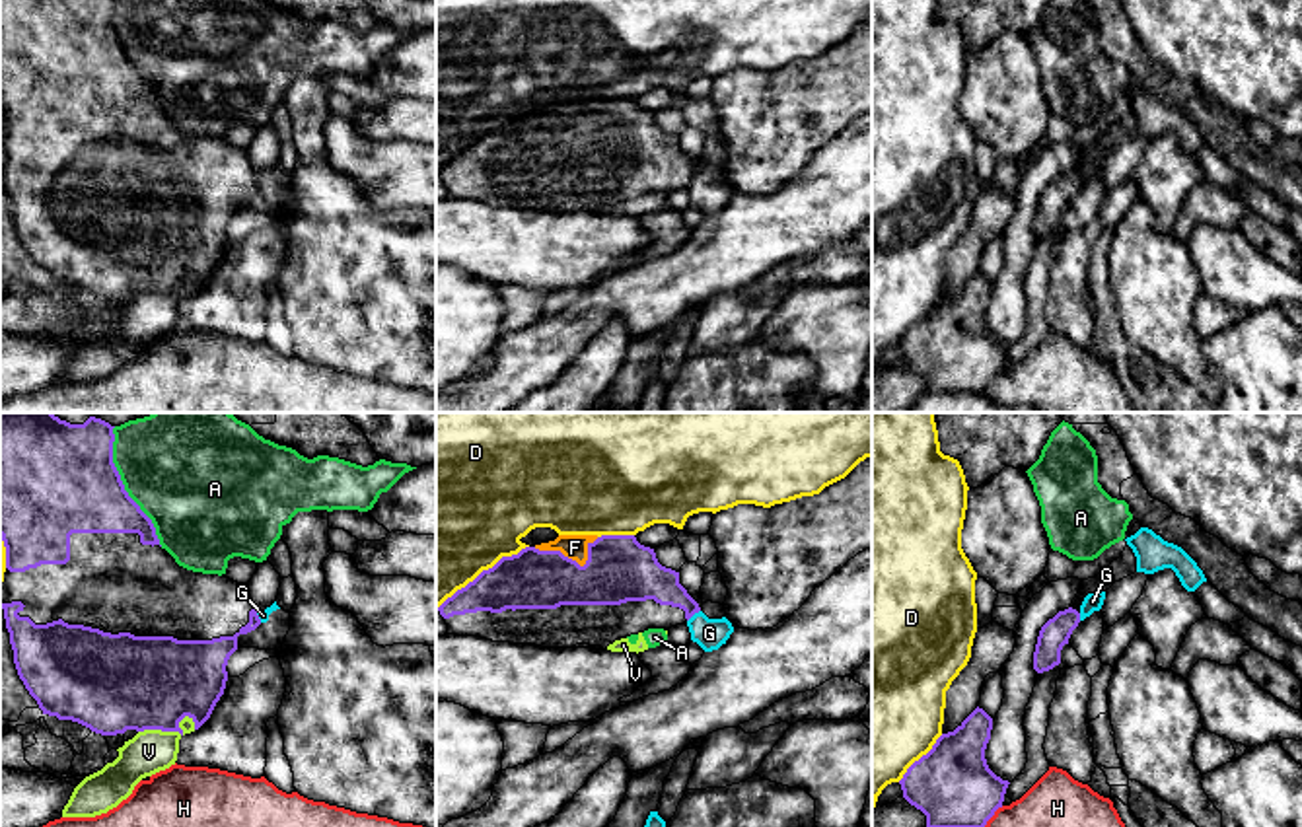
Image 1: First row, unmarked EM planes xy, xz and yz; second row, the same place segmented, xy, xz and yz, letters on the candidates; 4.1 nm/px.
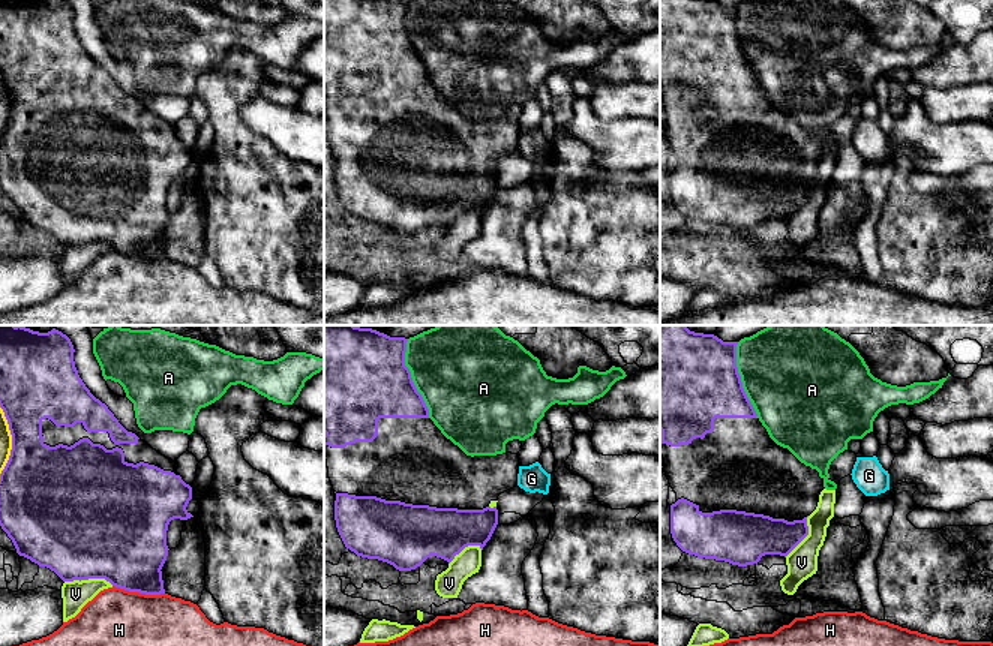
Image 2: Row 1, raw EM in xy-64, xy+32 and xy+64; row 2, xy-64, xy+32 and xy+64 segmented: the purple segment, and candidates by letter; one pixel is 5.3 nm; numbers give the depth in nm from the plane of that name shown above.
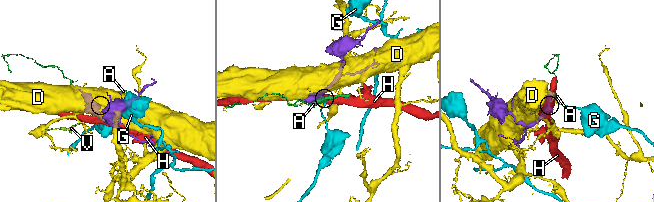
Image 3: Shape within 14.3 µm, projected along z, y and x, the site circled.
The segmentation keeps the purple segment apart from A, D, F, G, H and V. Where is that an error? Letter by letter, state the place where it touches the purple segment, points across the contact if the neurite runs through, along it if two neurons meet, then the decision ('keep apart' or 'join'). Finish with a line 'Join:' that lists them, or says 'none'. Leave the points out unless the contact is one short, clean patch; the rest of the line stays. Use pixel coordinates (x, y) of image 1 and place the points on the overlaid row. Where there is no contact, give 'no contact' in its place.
A: xy (123, 487) | keep apart
D: xz (483, 571) | keep apart
F: xz (573, 561) | join
G: xz (693, 613) | along xz (699, 610), (687, 621) | keep apart
H: yz (993, 814) | keep apart
V: xy (170, 730) | keep apart
Join: F

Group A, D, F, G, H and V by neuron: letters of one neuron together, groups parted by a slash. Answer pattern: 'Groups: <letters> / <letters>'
Groups: A V / D / F / G / H

